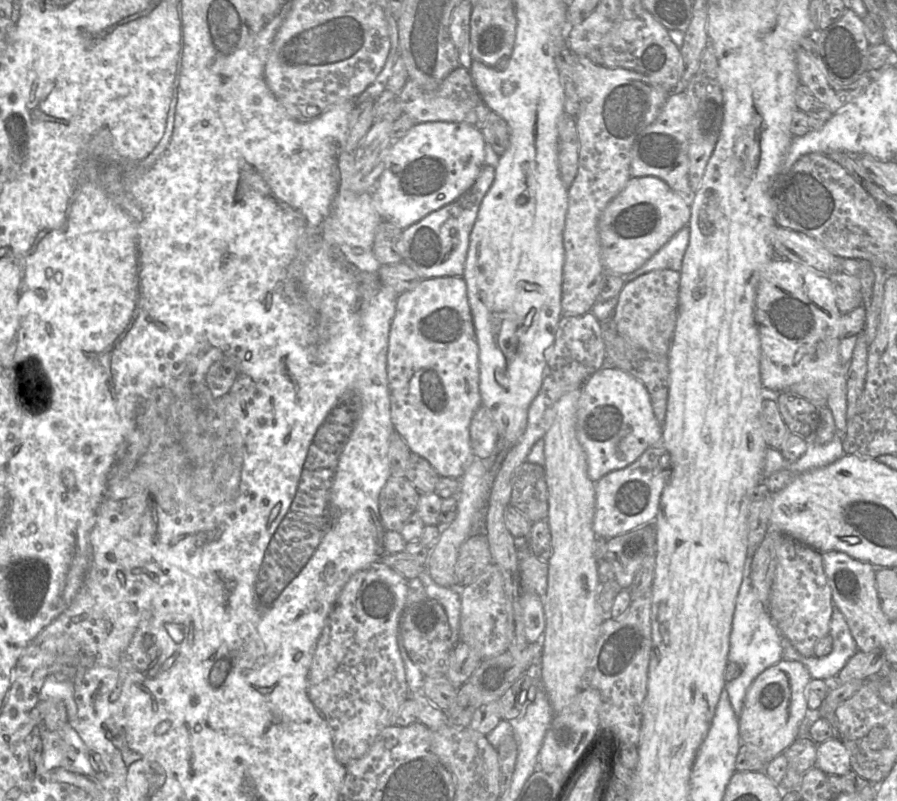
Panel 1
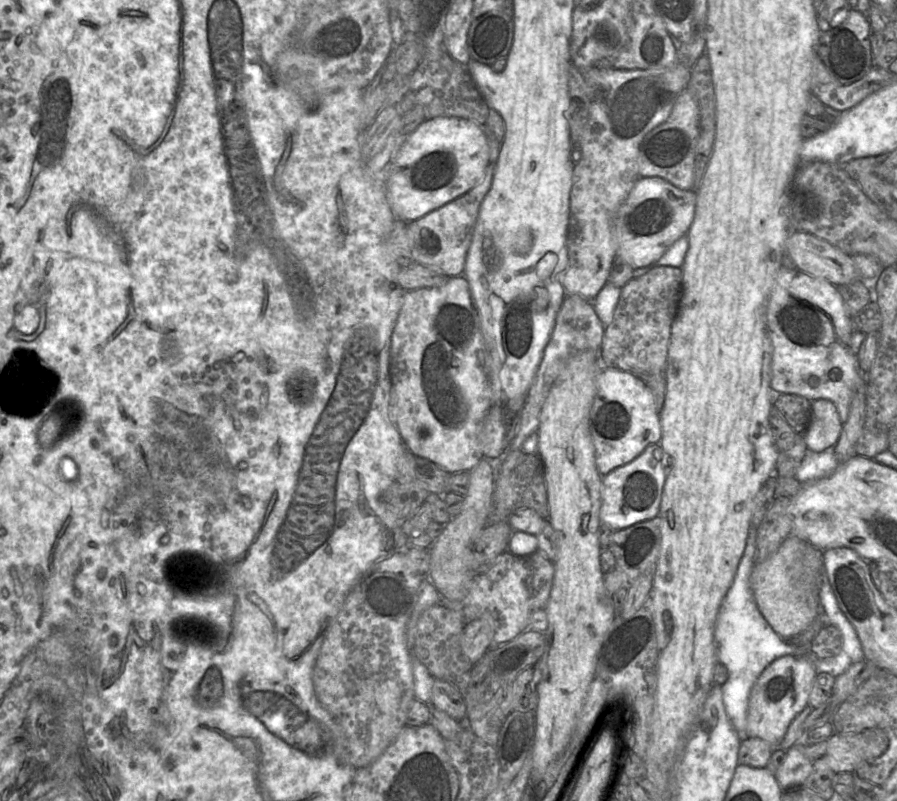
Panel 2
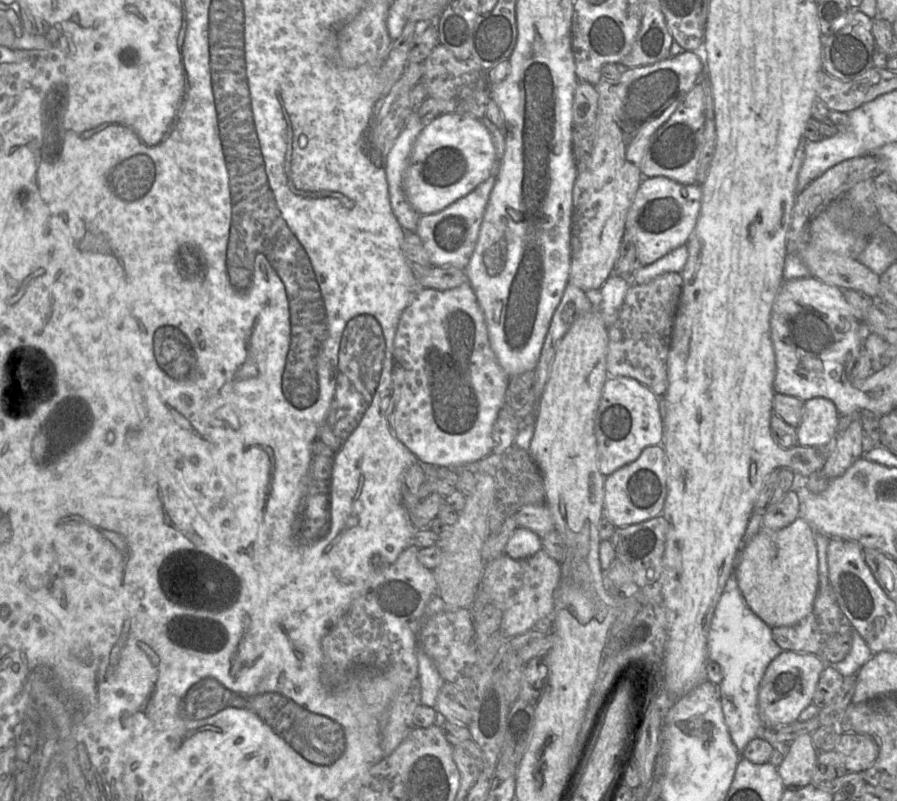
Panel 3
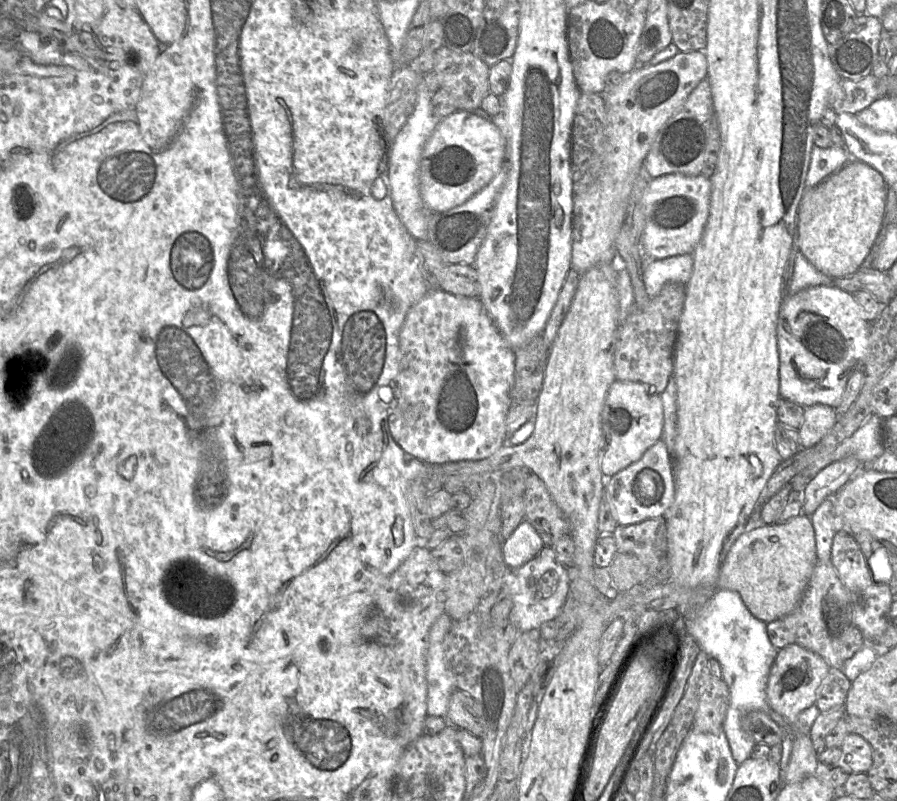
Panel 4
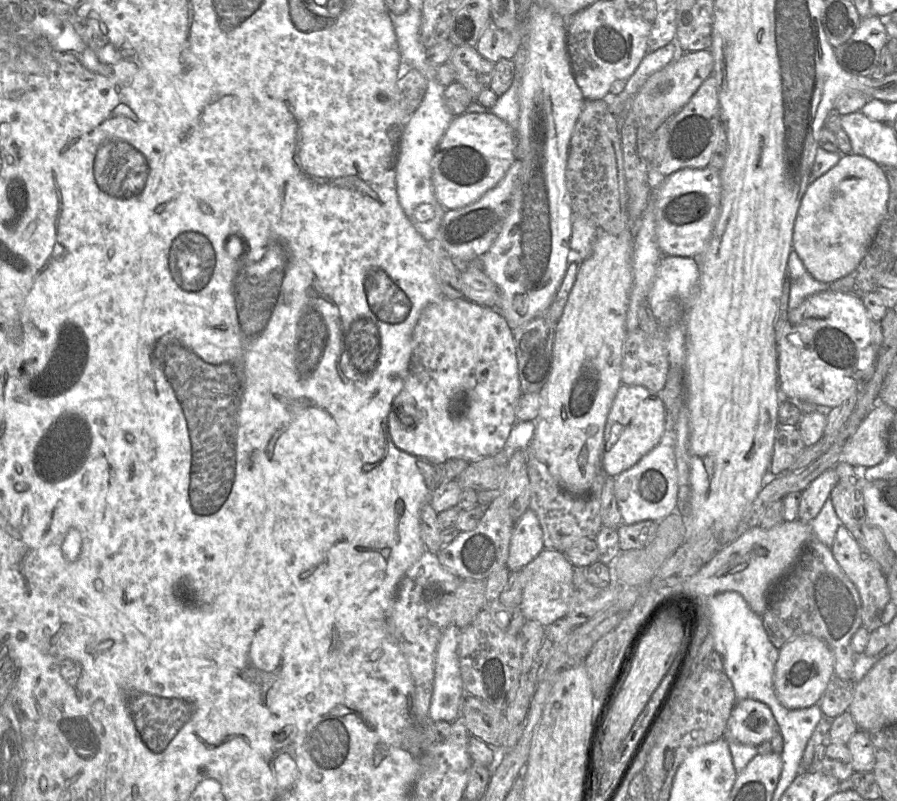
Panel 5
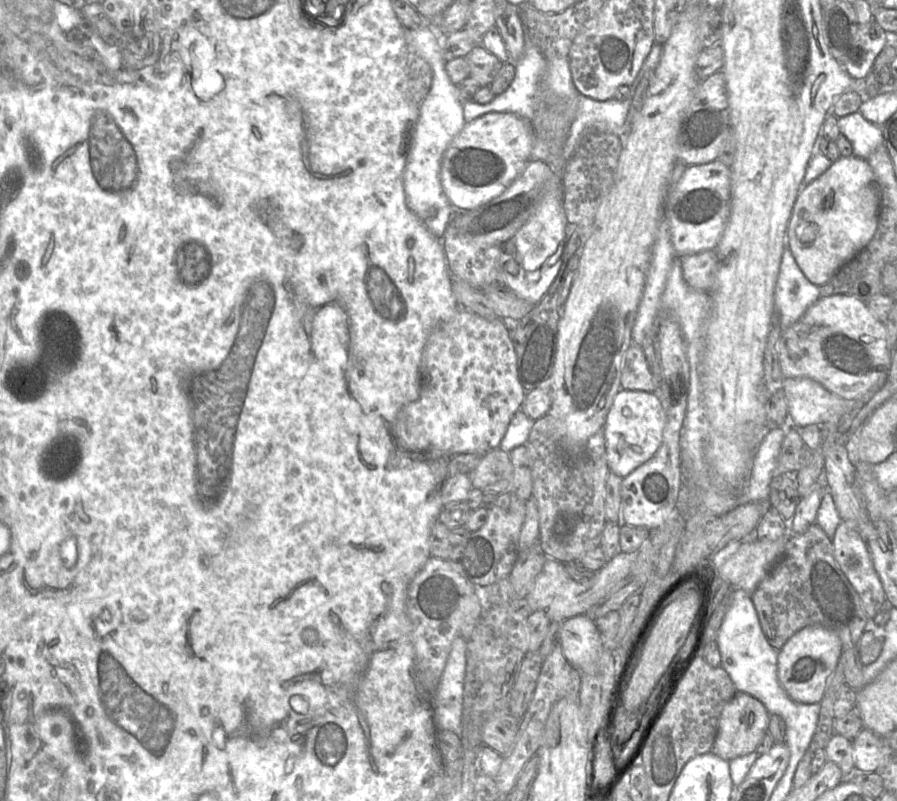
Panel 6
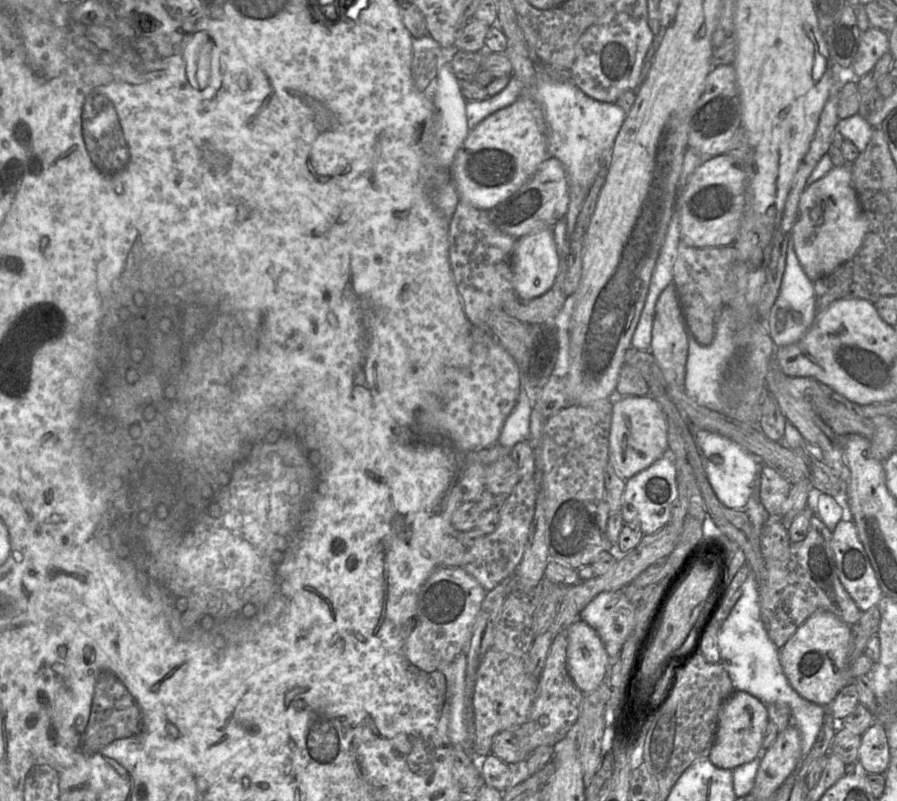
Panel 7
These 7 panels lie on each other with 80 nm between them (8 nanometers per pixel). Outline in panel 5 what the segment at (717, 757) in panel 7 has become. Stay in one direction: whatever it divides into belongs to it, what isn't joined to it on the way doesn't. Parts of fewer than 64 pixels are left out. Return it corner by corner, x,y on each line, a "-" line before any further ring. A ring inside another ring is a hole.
743,699
734,705
727,721
724,737
757,746
763,741
771,741
779,730
769,706
755,699

